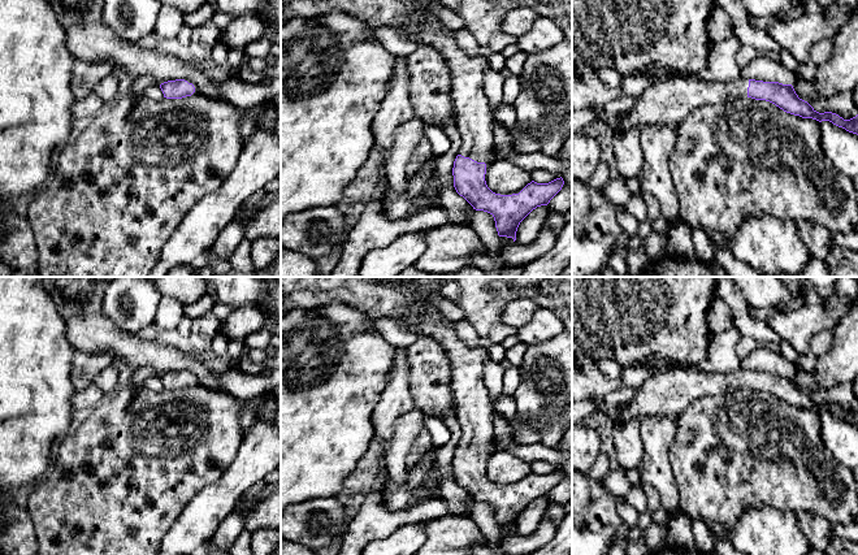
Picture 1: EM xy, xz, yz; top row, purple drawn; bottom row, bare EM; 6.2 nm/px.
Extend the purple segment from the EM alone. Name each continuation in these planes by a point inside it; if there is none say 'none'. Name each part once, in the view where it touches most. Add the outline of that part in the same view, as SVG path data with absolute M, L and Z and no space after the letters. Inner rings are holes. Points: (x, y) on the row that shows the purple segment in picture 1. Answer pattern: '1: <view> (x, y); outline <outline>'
1: xz (472, 113); outline M281 0L281 26L296 17L312 17L329 13L334 9L344 9L350 16L364 22L369 27L393 27L419 44L437 48L446 58L452 75L452 107L455 125L462 135L459 155L469 157L477 162L485 162L494 147L493 116L489 100L484 90L484 75L489 68L484 56L471 56L465 53L455 42L450 30L441 18L428 9L430 0ZM411 18L420 18L421 25L412 30Z

